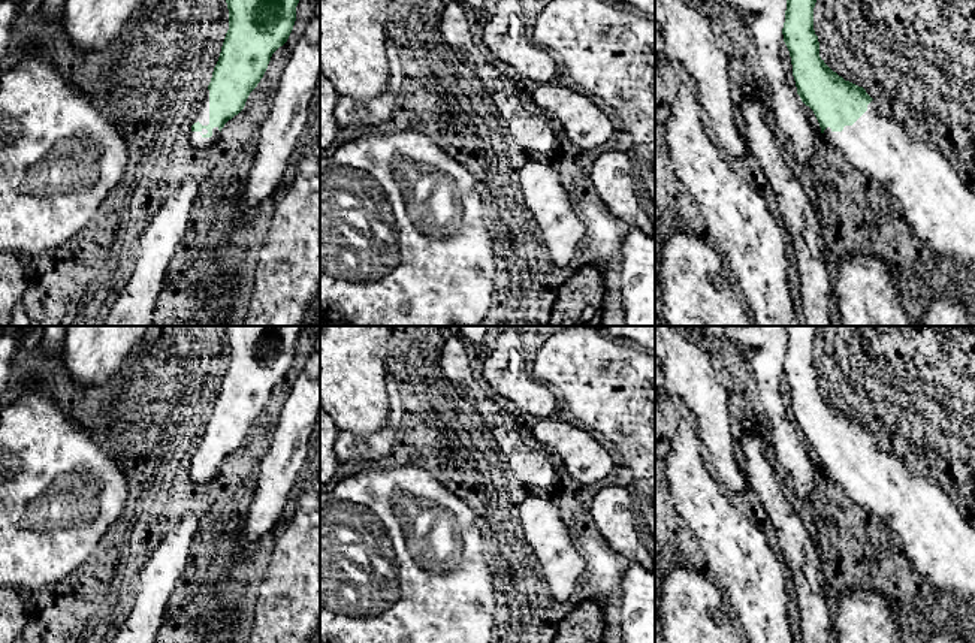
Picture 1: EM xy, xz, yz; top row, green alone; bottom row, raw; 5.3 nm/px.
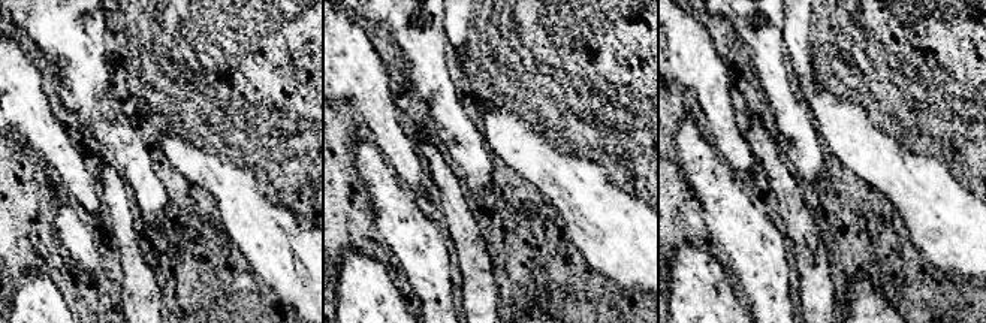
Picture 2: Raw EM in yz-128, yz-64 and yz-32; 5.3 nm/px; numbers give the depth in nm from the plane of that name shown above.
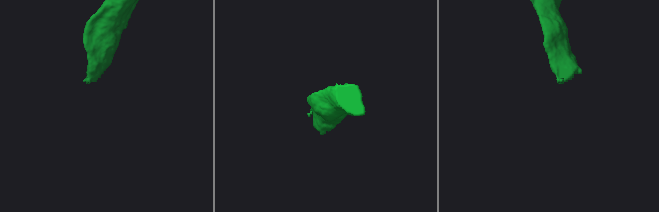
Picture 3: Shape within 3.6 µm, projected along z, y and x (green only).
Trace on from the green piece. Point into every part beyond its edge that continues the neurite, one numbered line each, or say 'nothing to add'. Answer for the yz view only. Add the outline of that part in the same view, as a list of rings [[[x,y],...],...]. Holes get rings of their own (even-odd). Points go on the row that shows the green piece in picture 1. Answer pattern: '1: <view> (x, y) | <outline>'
1: yz (939, 207) | [[[872,102],[852,126],[842,132],[827,127],[821,141],[839,150],[857,170],[887,187],[914,236],[938,259],[953,257],[963,265],[975,265],[975,194],[939,151],[915,141],[896,120],[879,115]]]

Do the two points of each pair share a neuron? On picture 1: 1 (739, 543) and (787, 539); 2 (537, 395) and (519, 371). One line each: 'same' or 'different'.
1: different
2: same

